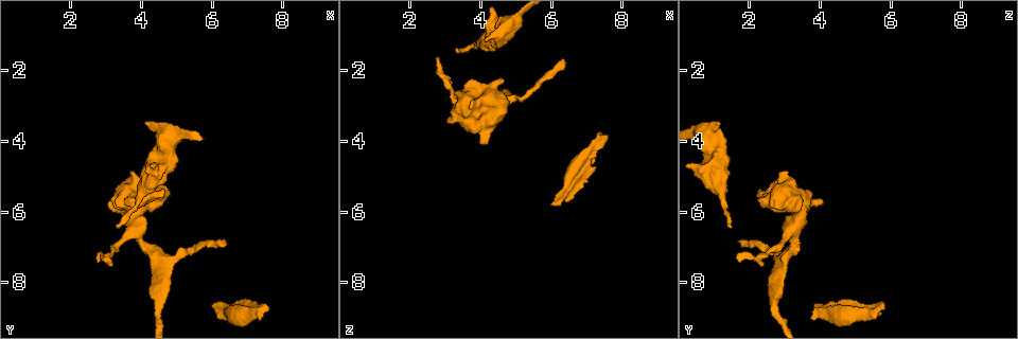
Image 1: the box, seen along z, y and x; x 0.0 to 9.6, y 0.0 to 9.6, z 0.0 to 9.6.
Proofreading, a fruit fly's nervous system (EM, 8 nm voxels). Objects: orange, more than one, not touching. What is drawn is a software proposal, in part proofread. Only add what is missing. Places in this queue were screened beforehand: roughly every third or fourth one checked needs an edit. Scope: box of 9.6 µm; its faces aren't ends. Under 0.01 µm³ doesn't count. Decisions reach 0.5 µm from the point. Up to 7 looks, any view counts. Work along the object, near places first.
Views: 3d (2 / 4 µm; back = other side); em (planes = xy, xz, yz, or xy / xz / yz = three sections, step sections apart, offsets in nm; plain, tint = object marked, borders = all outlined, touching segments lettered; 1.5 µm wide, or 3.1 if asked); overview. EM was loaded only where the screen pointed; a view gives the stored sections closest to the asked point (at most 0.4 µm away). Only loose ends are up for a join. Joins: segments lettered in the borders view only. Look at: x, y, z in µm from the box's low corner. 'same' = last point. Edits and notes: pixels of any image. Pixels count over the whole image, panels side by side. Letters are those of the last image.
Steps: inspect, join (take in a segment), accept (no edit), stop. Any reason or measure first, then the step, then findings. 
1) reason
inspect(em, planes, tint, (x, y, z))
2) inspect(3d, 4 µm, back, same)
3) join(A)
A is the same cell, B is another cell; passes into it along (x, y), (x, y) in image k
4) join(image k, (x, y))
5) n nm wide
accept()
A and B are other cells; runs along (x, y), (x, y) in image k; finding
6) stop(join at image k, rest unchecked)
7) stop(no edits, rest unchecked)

branch stops here
inspect(em, xz, step 4, borders, (4.15, 3.45, 1.15))

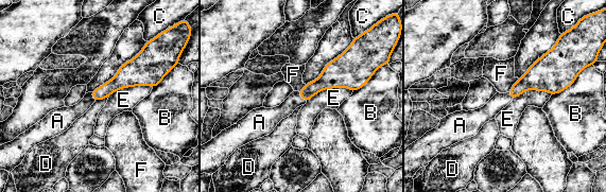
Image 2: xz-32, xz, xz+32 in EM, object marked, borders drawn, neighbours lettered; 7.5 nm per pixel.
join(image 2, (274, 116))
A is the same cell, B, C, D, E and F are other cells; passes into it along (328, 79), (300, 97), (274, 116) in image 2; the neuron continues

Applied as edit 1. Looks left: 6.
inspect(overview)

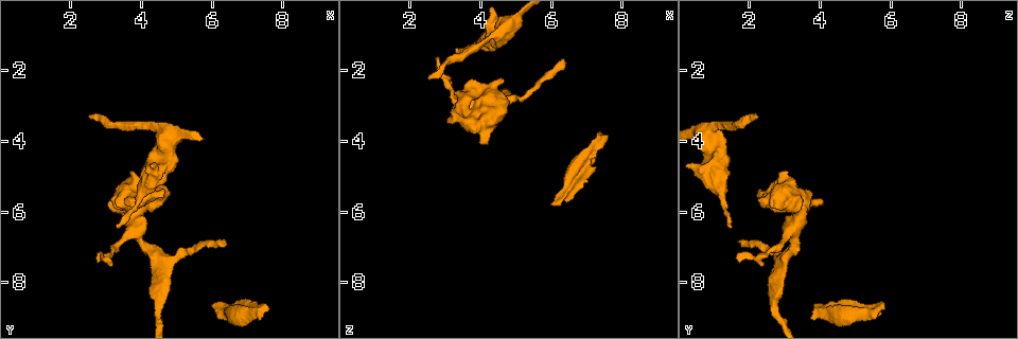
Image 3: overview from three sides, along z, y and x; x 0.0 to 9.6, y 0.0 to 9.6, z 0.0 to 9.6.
thin end
inspect(em, planes, plain, (2.75, 7.35, 1.65))

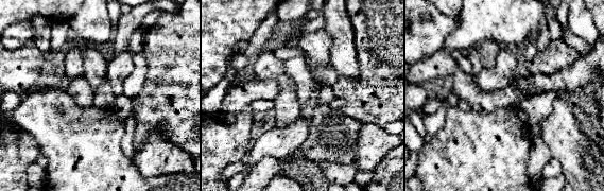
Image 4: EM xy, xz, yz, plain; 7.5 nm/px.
where the object lies
inspect(em, planes, tint, same)

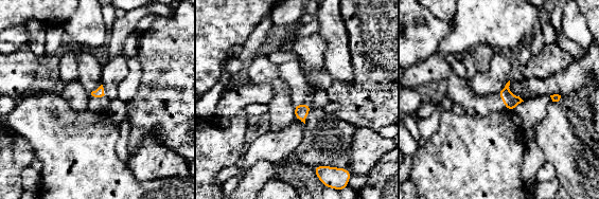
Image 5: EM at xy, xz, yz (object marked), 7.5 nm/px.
see the neighbours
inspect(em, planes, borders, same)

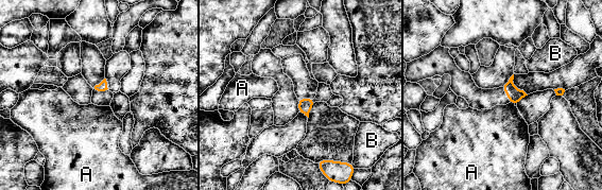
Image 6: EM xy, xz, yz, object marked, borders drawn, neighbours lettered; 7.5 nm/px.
accept()
A and B are other cells; no lettered segment goes on from it

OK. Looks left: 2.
inspect(em, planes, borders, (7.40, 9.00, 3.70))

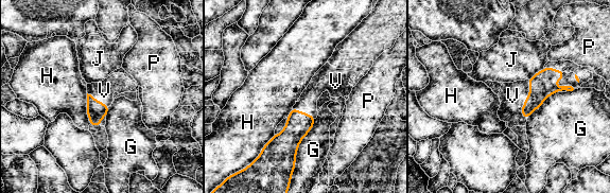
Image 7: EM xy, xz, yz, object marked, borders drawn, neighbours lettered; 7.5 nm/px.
G touches over 360 nm
join(image 7, (512, 95))
V is the same cell, G, H, J and P are other cells; passes into it along (543, 81), (525, 100), (512, 95) in image 7; the neuron continues

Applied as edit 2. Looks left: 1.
stop(join at image 2, join at image 7, rest unchecked)

